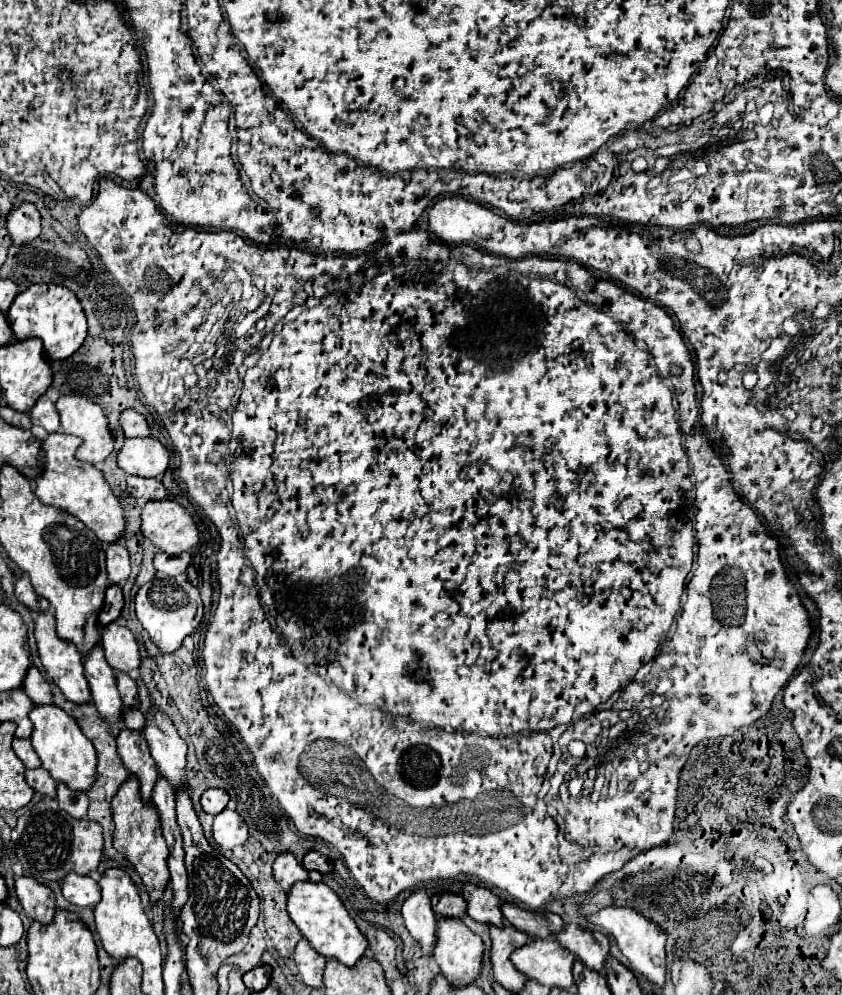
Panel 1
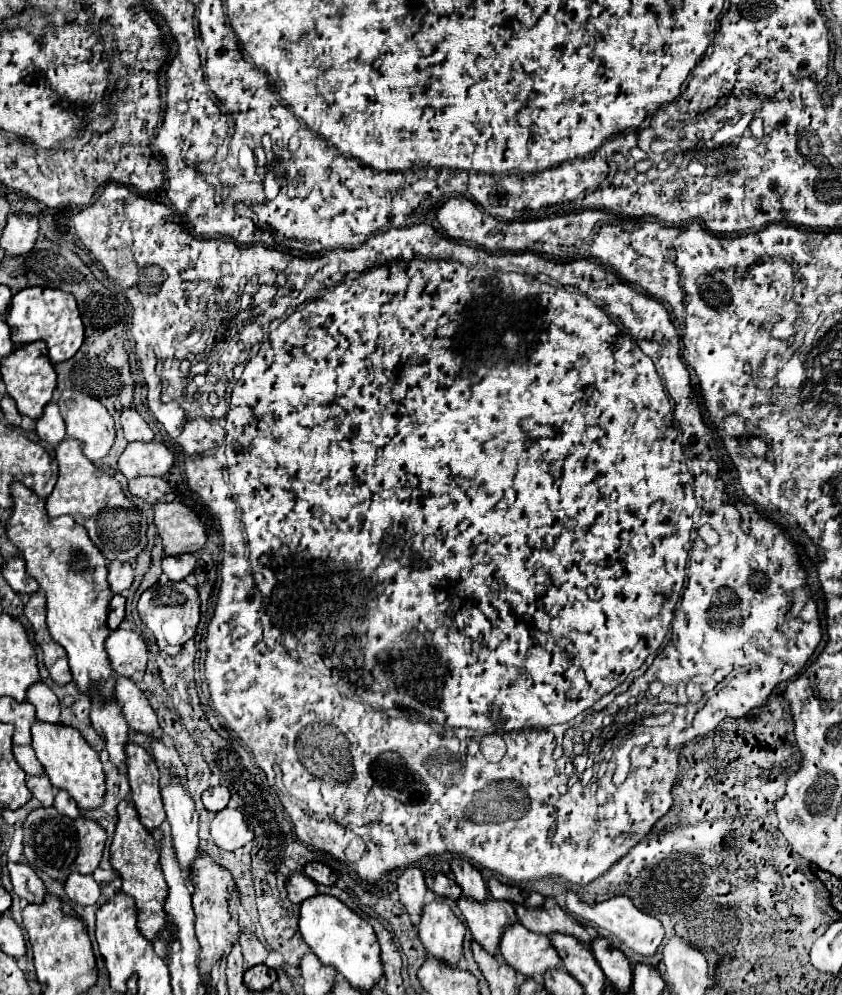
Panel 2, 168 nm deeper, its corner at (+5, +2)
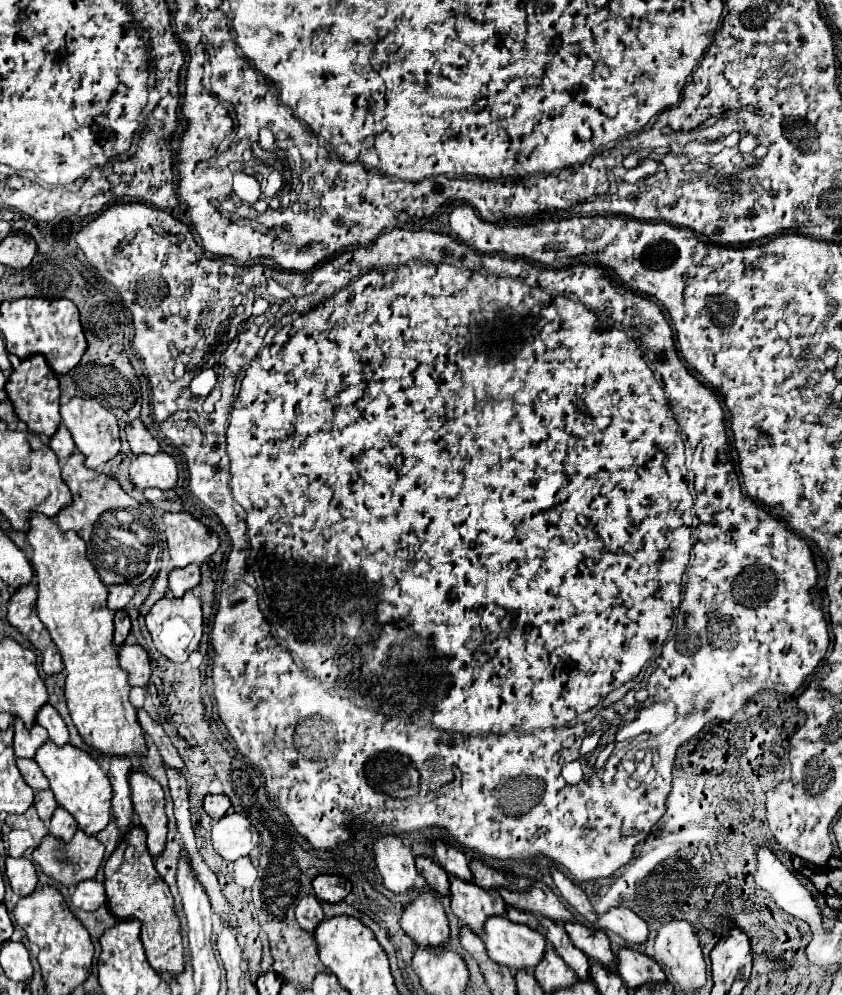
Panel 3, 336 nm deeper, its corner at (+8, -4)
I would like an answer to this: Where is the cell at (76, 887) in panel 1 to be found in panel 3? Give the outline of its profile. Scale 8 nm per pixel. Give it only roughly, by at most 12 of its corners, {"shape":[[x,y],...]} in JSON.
{"shape":[[83,880],[75,886],[75,908],[93,912],[107,902],[103,884]]}

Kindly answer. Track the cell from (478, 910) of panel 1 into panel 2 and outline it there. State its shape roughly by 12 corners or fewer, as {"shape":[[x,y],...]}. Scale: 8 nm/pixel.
{"shape":[[452,858],[454,880],[466,898],[484,902],[486,884],[476,866]]}

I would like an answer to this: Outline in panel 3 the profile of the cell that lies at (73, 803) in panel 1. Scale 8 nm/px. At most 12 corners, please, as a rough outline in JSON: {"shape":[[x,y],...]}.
{"shape":[[57,808],[49,832],[67,842],[77,822],[67,810]]}

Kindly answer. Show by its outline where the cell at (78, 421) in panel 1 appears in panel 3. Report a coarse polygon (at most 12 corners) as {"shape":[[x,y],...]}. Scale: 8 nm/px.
{"shape":[[91,398],[61,404],[87,468],[119,448],[117,418]]}

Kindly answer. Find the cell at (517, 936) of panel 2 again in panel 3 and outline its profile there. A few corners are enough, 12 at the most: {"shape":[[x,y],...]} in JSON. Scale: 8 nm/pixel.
{"shape":[[493,916],[485,948],[493,962],[531,972],[547,942],[525,924]]}

